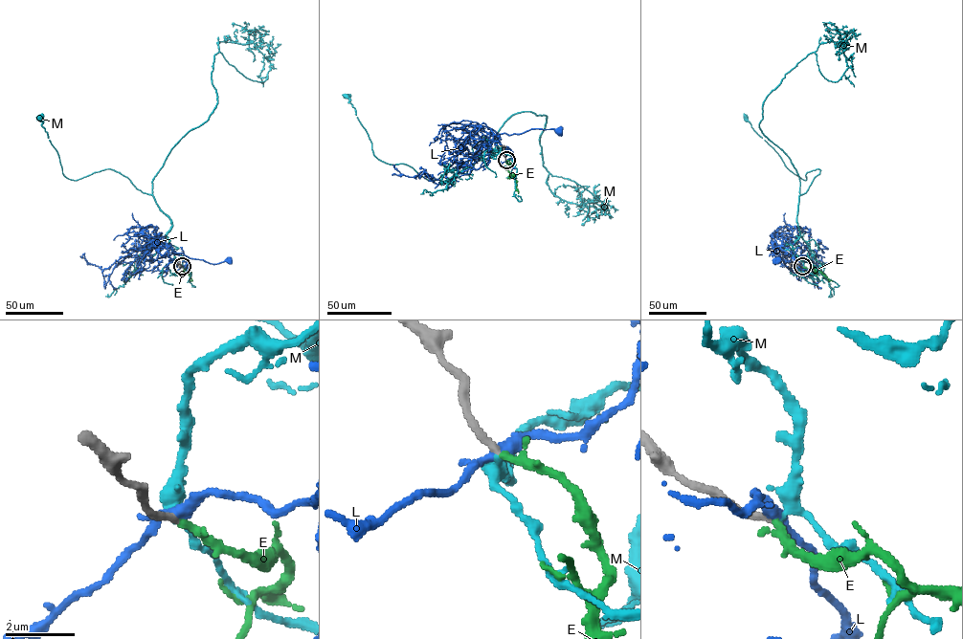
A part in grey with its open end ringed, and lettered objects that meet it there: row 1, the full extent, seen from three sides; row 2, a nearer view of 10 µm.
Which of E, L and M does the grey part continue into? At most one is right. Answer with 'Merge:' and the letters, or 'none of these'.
Merge: E

